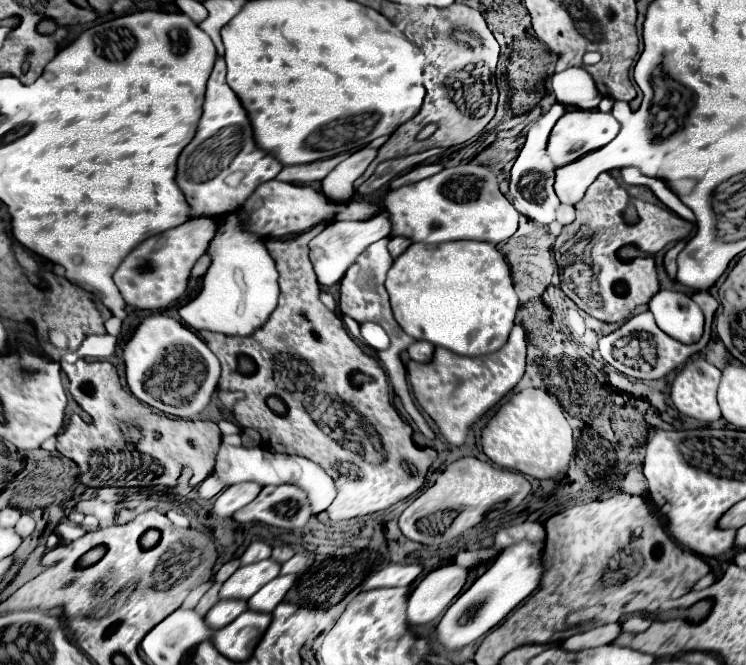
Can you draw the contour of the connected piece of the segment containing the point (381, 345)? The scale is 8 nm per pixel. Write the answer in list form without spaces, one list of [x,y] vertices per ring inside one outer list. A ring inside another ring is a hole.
[[[362,323],[362,325],[360,325],[360,331],[362,331],[362,337],[366,339],[366,343],[368,343],[372,349],[376,349],[376,351],[388,349],[390,339],[388,339],[386,331],[384,331],[380,325],[376,325],[376,323]]]

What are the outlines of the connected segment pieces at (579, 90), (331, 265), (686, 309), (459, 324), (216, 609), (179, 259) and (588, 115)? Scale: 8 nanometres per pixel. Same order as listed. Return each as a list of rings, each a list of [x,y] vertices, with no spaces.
[[[570,67],[562,73],[556,73],[552,77],[552,85],[558,103],[580,107],[580,95],[588,95],[592,81],[594,77],[588,75],[584,67]]]
[[[380,213],[368,221],[332,221],[326,225],[322,233],[318,233],[308,243],[309,258],[314,265],[320,285],[334,285],[346,273],[346,269],[354,263],[354,259],[372,243],[388,237],[392,233],[392,223],[388,213]]]
[[[658,291],[650,301],[650,311],[658,327],[682,343],[696,343],[704,329],[700,307],[678,291]]]
[[[446,241],[436,245],[412,243],[398,259],[394,259],[388,271],[386,291],[398,325],[410,337],[430,341],[436,347],[446,347],[468,357],[498,351],[506,343],[518,311],[518,295],[512,285],[511,269],[506,265],[504,255],[484,241]]]
[[[220,599],[204,617],[206,625],[212,629],[220,629],[228,623],[232,623],[240,613],[244,613],[248,609],[246,601],[240,599]]]
[[[210,217],[190,219],[174,229],[148,237],[144,243],[134,247],[114,273],[114,283],[118,285],[124,301],[138,309],[166,309],[180,295],[184,295],[194,263],[208,251],[218,225]]]
[[[570,109],[560,117],[550,133],[548,139],[548,155],[554,161],[556,167],[564,167],[582,155],[604,147],[610,143],[620,129],[620,123],[612,117],[612,113],[602,113],[602,111],[586,111],[586,109]]]

